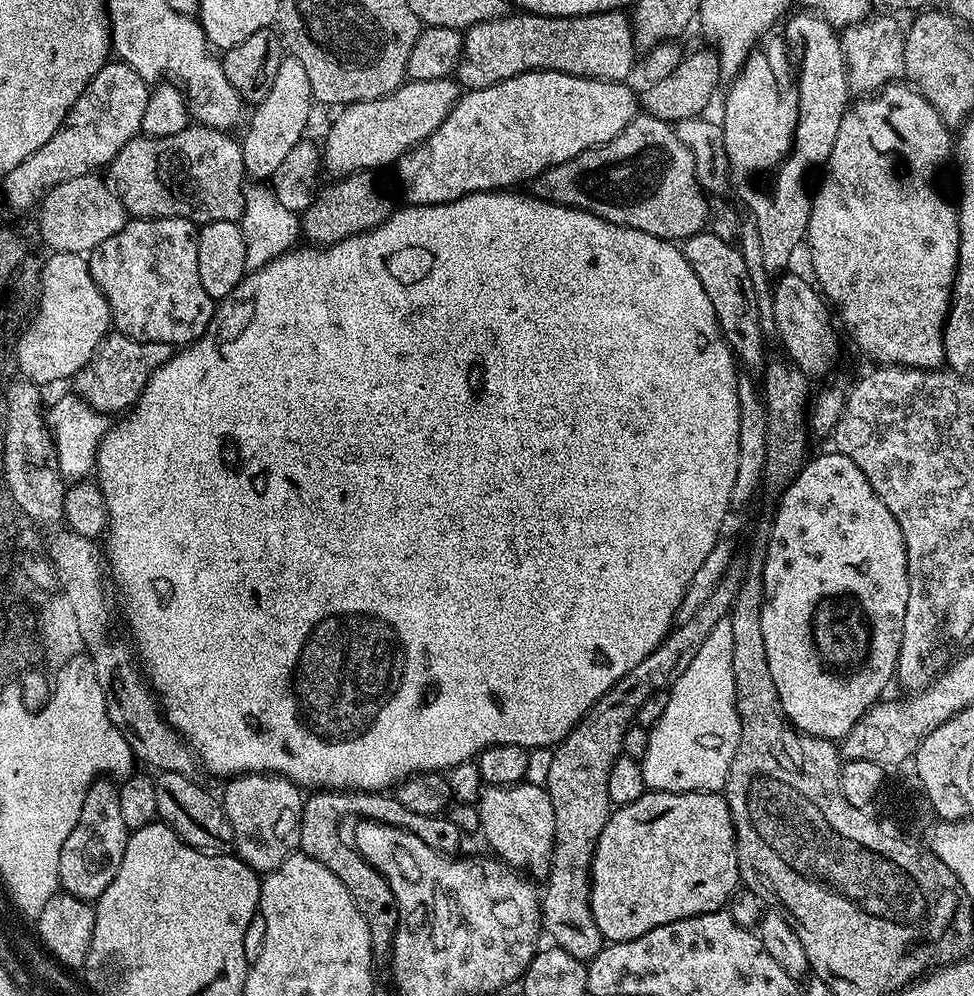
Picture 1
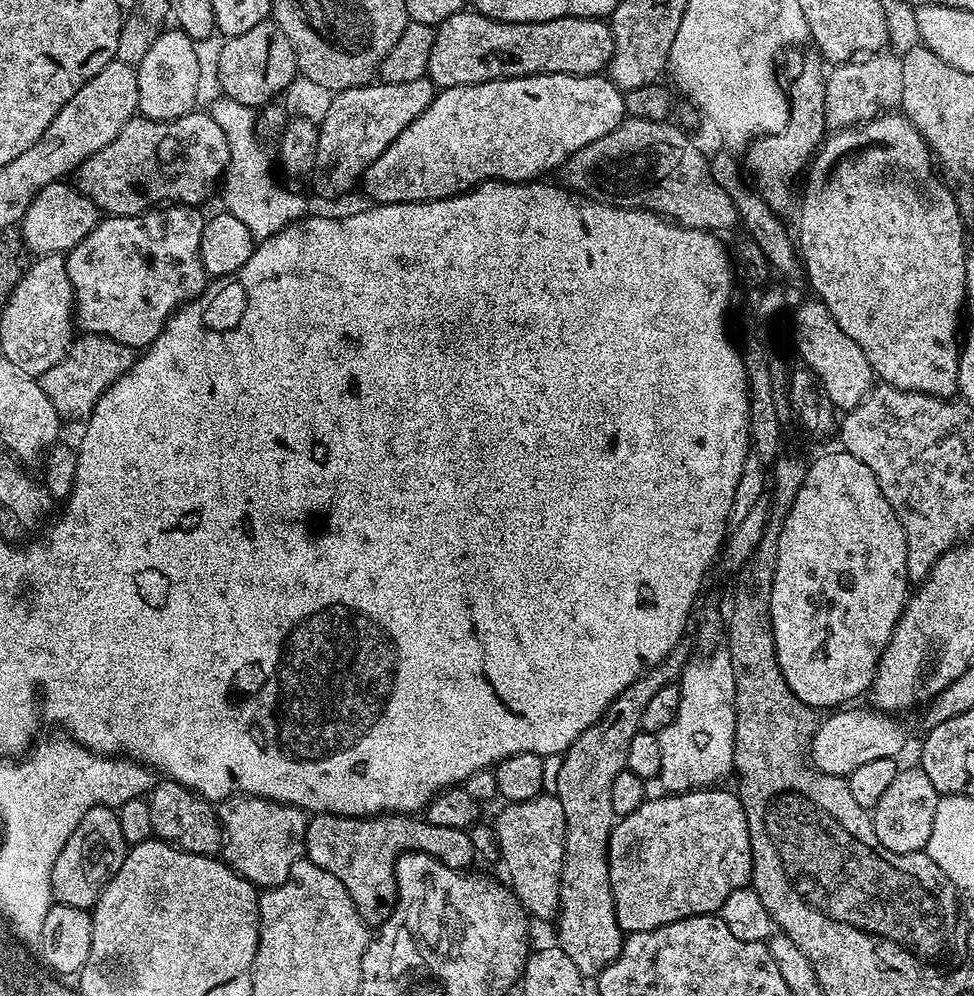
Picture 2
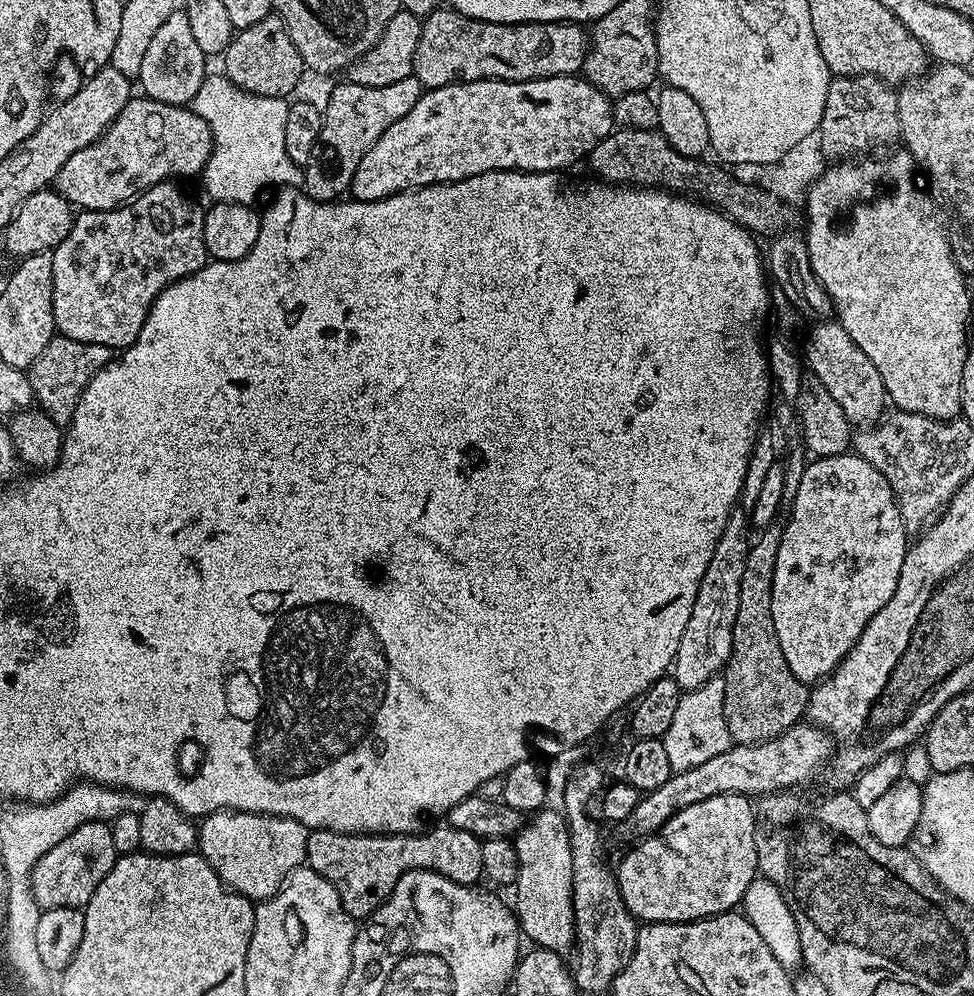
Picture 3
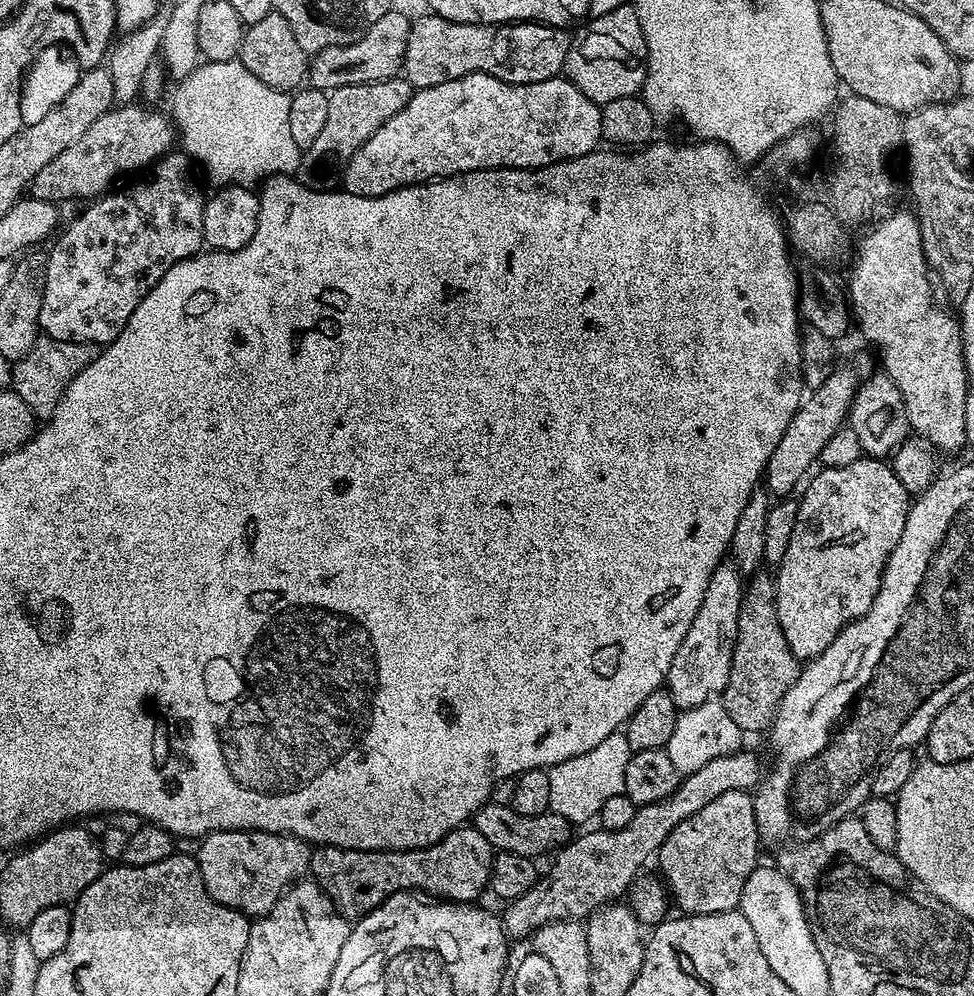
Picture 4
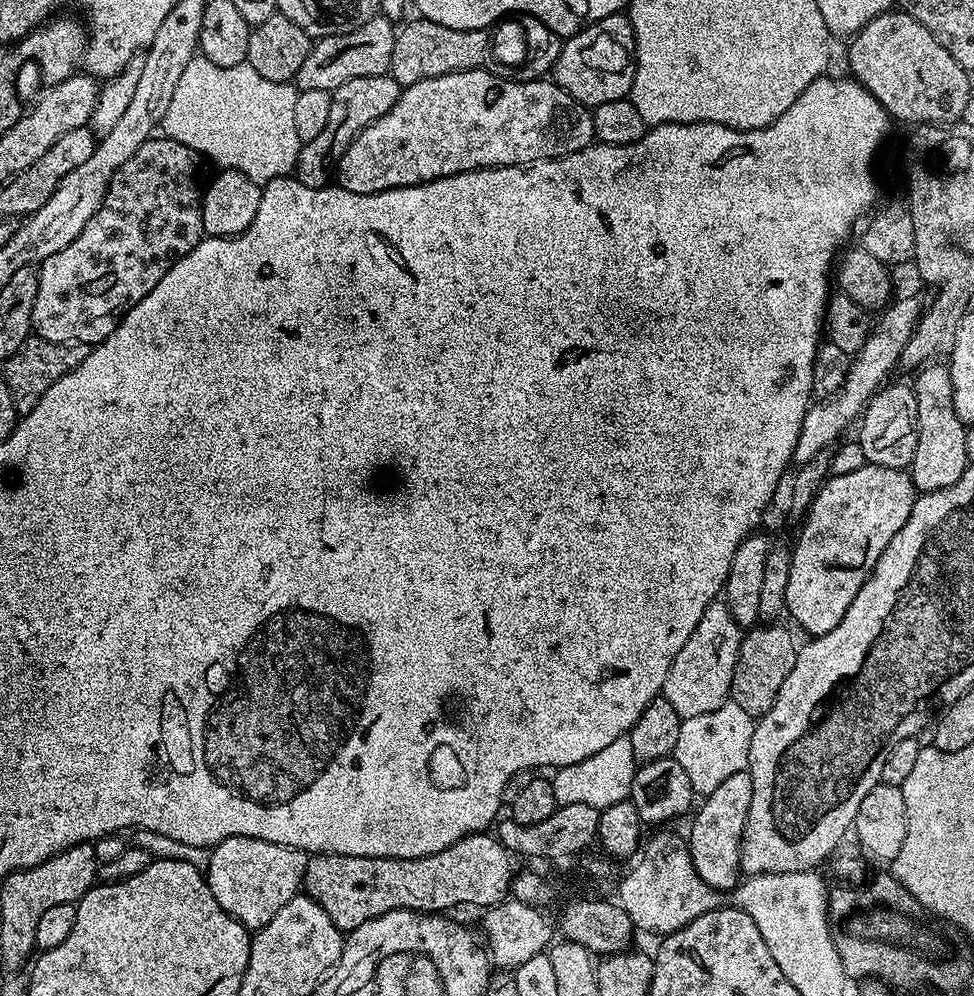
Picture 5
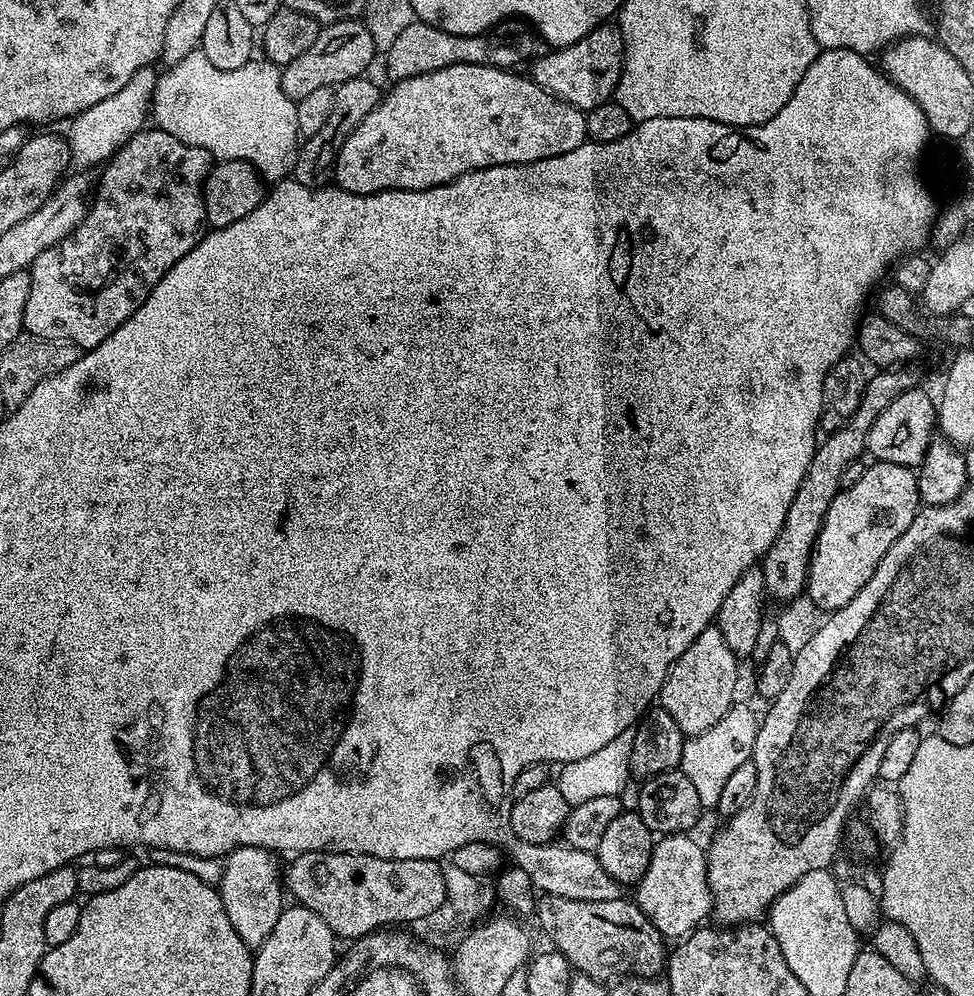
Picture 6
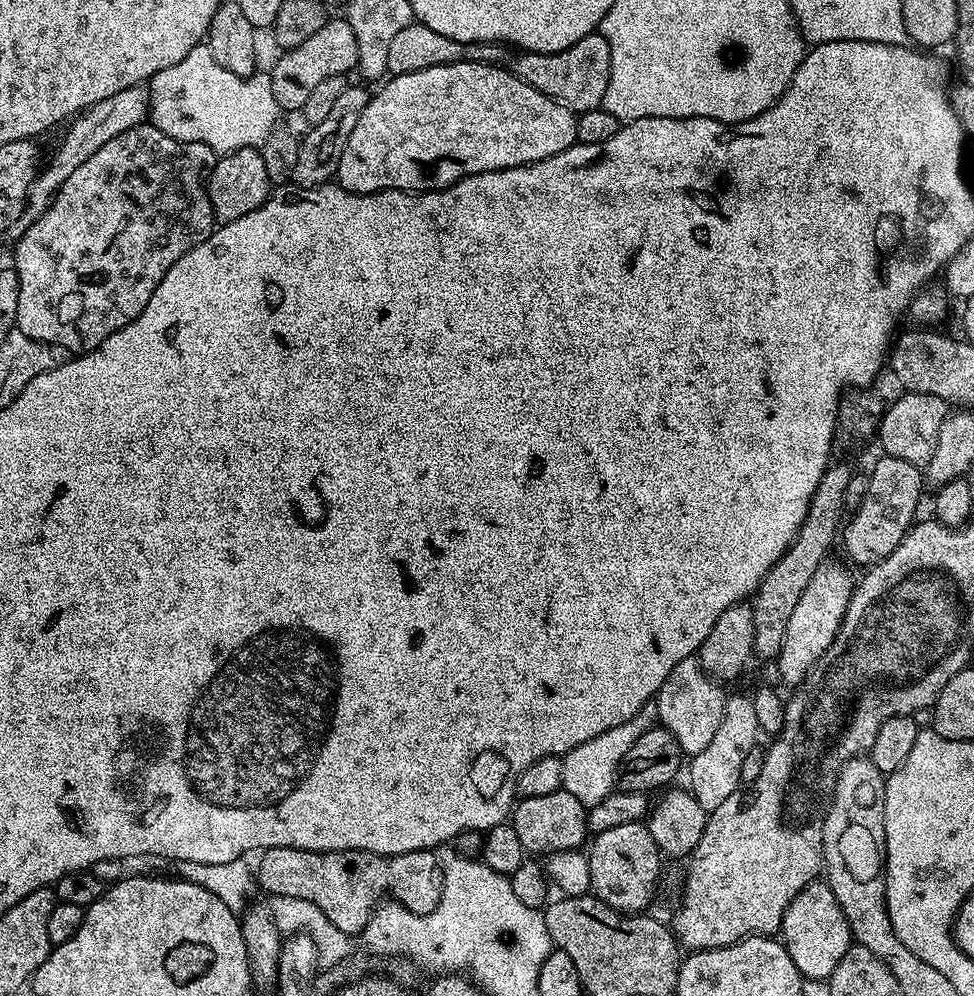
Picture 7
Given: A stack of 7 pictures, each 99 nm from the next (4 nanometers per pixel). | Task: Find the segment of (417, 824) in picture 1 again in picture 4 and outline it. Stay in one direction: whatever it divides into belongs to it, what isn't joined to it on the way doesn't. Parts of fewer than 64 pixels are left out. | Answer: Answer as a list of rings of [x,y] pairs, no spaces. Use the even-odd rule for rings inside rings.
[[[461,826],[430,846],[411,848],[401,852],[363,852],[329,844],[316,846],[312,848],[310,876],[327,894],[330,902],[334,902],[334,906],[339,910],[341,916],[344,916],[349,922],[355,922],[373,912],[379,904],[386,902],[386,898],[390,898],[396,892],[427,894],[432,898],[453,902],[479,901],[481,899],[479,896],[489,887],[493,857],[494,850],[490,846],[490,842],[486,842],[486,838],[482,838],[482,834],[478,834],[476,828]]]

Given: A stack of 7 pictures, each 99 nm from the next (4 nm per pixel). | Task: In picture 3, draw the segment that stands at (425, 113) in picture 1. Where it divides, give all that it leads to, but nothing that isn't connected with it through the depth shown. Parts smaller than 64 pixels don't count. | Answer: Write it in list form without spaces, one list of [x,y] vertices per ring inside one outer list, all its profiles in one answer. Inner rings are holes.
[[[413,75],[402,78],[402,82],[393,82],[391,86],[337,83],[322,109],[324,121],[318,142],[302,168],[302,191],[311,200],[335,202],[341,199],[352,187],[354,170],[358,170],[362,154],[366,154],[366,150],[370,150],[370,146],[374,146],[374,142],[378,142],[398,118],[406,118],[421,95],[420,83]]]

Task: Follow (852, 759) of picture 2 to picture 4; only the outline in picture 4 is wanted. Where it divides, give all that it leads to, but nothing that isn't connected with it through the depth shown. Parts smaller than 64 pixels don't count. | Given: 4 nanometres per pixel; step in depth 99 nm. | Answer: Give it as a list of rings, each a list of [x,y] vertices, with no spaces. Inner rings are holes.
[[[741,750],[733,752],[730,755],[720,755],[713,761],[706,763],[701,769],[694,773],[685,775],[679,784],[679,790],[666,798],[662,803],[643,804],[637,807],[634,818],[630,822],[616,831],[608,829],[594,828],[594,831],[573,837],[567,844],[559,849],[553,857],[554,864],[546,873],[523,895],[511,901],[502,912],[504,921],[504,930],[511,939],[527,939],[540,928],[550,922],[558,920],[584,920],[587,919],[601,905],[611,903],[621,899],[631,889],[637,876],[641,873],[640,869],[651,857],[652,859],[659,853],[662,845],[665,844],[666,838],[674,830],[674,826],[680,825],[694,814],[708,806],[710,802],[718,798],[719,795],[728,793],[730,790],[751,791],[755,789],[762,778],[760,772],[760,762],[756,755]]]

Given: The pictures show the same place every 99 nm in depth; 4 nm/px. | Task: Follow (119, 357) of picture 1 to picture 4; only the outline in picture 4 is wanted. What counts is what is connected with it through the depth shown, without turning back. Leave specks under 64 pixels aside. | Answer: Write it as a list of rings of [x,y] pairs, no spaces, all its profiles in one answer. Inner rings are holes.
[[[41,335],[30,346],[30,350],[12,365],[12,383],[10,388],[16,392],[23,402],[26,402],[37,417],[47,418],[58,406],[66,386],[94,362],[98,355],[97,345],[83,344],[82,342],[62,342],[49,336]]]

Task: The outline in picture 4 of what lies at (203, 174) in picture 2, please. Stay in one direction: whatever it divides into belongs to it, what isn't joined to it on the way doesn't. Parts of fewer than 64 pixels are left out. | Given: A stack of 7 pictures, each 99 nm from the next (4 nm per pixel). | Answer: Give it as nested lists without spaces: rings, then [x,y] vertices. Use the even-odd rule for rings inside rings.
[[[140,102],[109,108],[106,114],[102,114],[102,118],[98,118],[98,122],[94,122],[87,128],[86,134],[82,134],[82,138],[78,138],[78,142],[66,146],[66,150],[62,150],[62,154],[58,154],[58,158],[50,158],[50,162],[46,162],[46,166],[42,166],[42,170],[38,170],[38,174],[30,185],[30,195],[42,202],[50,202],[57,206],[63,205],[63,200],[76,199],[88,202],[93,198],[105,195],[115,185],[112,183],[119,176],[124,176],[127,172],[137,171],[136,173],[139,173],[168,155],[177,143],[178,133],[171,119],[165,113],[163,116],[162,113],[155,112],[154,109],[156,108],[145,106]]]

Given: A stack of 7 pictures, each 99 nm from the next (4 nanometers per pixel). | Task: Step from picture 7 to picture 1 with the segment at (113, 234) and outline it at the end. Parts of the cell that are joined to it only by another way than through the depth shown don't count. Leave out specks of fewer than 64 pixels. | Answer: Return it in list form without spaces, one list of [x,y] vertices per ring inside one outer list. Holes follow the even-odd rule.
[[[154,218],[153,220],[129,219],[118,234],[106,238],[87,257],[88,269],[106,298],[112,311],[115,331],[142,344],[170,344],[187,346],[195,344],[200,335],[212,325],[217,301],[206,294],[198,278],[198,225],[186,218]]]

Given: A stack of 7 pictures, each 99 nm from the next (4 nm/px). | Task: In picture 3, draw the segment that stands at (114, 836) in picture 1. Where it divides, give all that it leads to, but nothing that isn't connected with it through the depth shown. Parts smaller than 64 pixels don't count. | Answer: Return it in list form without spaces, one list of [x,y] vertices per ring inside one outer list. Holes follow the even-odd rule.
[[[100,820],[86,822],[58,842],[48,853],[42,854],[32,868],[31,883],[34,901],[42,910],[46,908],[83,909],[90,902],[96,884],[110,874],[116,864],[111,823]]]

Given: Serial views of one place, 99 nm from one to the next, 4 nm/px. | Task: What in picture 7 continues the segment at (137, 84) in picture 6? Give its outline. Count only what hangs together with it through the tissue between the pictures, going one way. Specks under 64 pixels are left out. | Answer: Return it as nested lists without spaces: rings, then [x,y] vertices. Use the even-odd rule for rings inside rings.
[[[136,85],[127,88],[126,91],[119,91],[118,94],[103,99],[102,102],[98,102],[94,106],[85,109],[84,112],[79,113],[69,123],[68,127],[70,128],[63,136],[60,146],[48,166],[46,164],[43,167],[35,182],[31,184],[27,206],[23,210],[22,216],[14,222],[14,225],[7,228],[4,233],[5,239],[10,239],[10,242],[20,240],[22,234],[50,208],[62,182],[66,182],[70,175],[74,174],[74,171],[78,170],[102,146],[106,146],[106,143],[110,142],[111,139],[124,134],[126,130],[133,129],[134,126],[145,123],[149,114],[149,94],[145,85]]]

